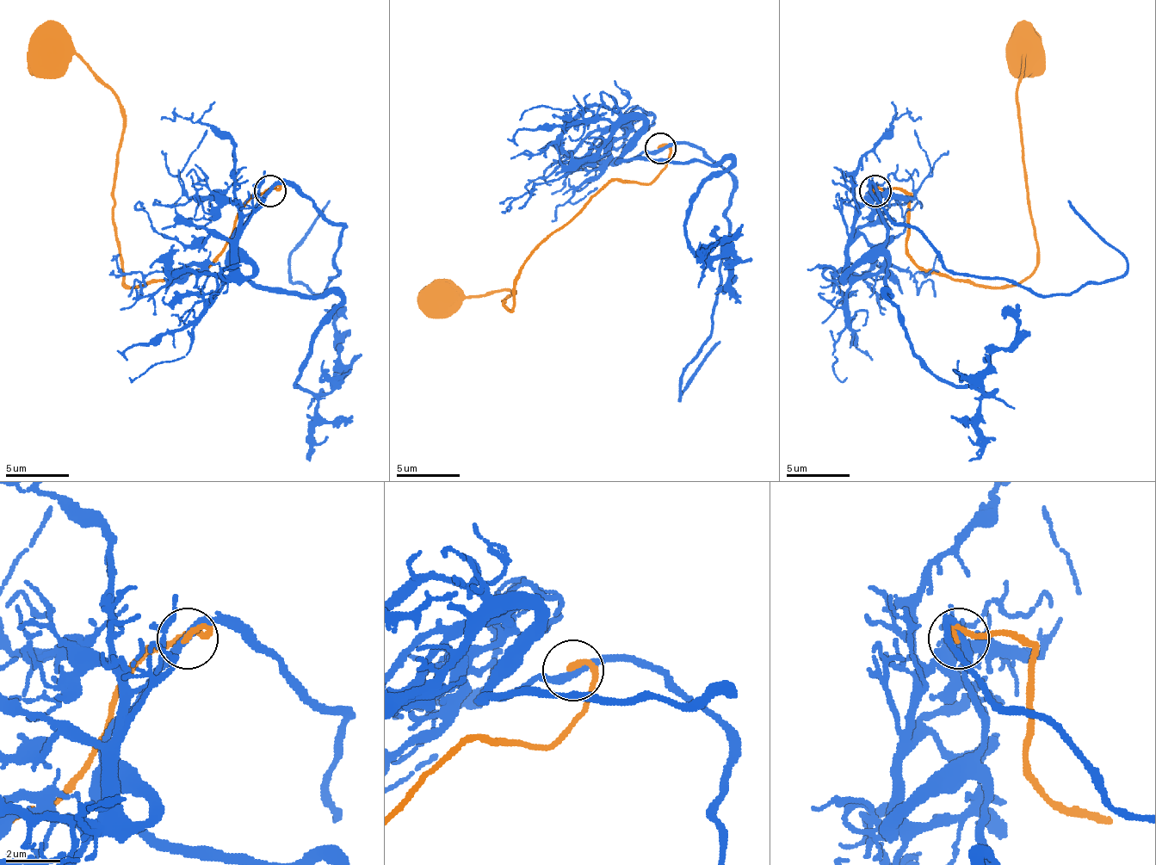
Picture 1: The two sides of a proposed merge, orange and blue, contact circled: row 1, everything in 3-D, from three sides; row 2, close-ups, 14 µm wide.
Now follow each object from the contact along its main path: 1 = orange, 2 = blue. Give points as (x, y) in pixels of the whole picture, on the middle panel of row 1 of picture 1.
1: (659, 147), (669, 147), (669, 163), (650, 182), (612, 179), (533, 251), (511, 308), (511, 289), (417, 302)
2: (659, 147), (621, 160), (732, 163), (704, 182), (685, 239), (701, 255), (732, 258), (726, 289), (735, 274)

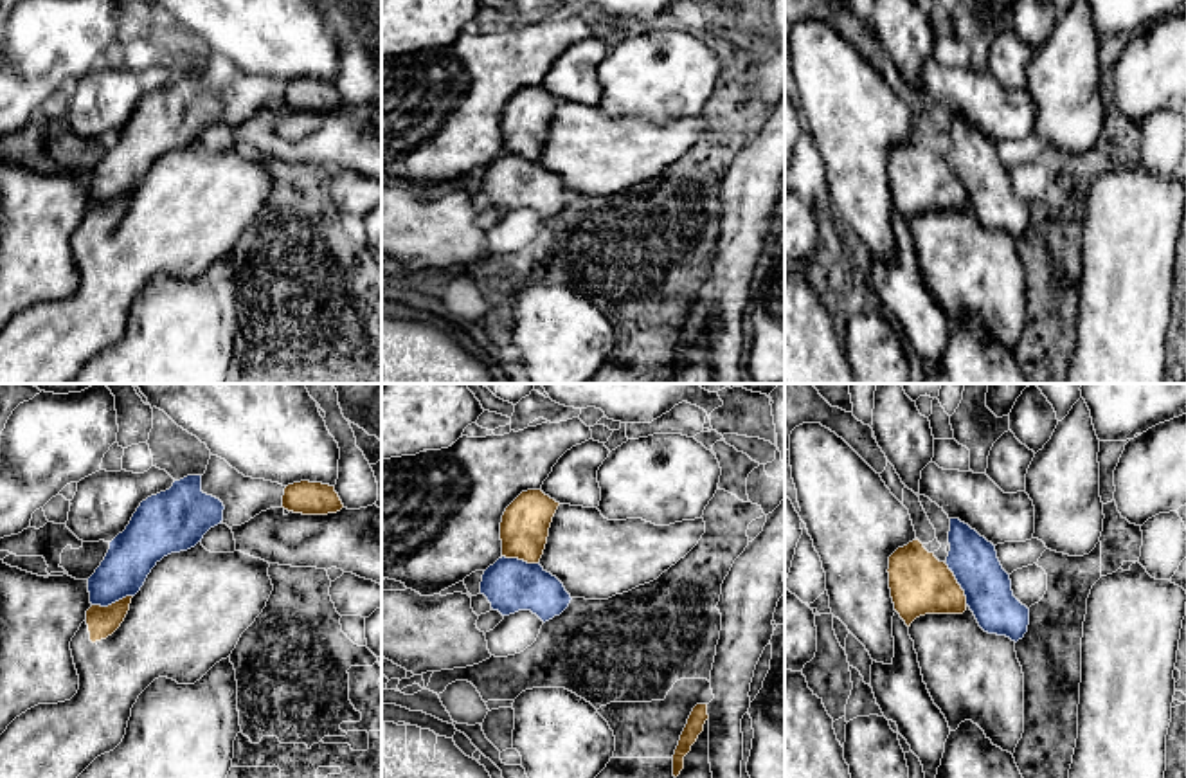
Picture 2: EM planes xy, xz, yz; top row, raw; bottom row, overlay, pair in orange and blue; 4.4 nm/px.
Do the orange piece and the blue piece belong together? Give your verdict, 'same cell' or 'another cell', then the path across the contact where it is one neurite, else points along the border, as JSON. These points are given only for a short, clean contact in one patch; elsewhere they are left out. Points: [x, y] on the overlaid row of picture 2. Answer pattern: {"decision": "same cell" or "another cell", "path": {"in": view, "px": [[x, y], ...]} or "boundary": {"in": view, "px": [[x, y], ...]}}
{"decision": "another cell"}

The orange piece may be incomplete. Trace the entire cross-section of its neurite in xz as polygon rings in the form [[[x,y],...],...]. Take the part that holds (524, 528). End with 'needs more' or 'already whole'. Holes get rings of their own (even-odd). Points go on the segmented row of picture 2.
[[[542,490],[522,492],[504,511],[500,522],[502,556],[540,564],[556,576],[571,598],[608,600],[639,585],[657,580],[664,571],[684,558],[705,533],[704,519],[655,526],[642,519],[608,520],[597,508],[560,504]]] | needs more

